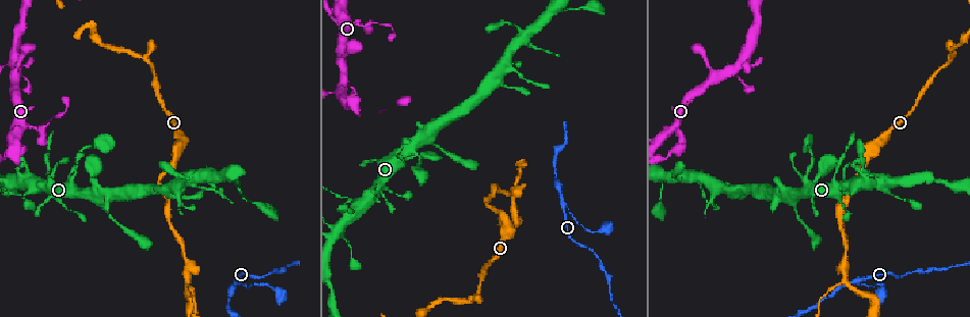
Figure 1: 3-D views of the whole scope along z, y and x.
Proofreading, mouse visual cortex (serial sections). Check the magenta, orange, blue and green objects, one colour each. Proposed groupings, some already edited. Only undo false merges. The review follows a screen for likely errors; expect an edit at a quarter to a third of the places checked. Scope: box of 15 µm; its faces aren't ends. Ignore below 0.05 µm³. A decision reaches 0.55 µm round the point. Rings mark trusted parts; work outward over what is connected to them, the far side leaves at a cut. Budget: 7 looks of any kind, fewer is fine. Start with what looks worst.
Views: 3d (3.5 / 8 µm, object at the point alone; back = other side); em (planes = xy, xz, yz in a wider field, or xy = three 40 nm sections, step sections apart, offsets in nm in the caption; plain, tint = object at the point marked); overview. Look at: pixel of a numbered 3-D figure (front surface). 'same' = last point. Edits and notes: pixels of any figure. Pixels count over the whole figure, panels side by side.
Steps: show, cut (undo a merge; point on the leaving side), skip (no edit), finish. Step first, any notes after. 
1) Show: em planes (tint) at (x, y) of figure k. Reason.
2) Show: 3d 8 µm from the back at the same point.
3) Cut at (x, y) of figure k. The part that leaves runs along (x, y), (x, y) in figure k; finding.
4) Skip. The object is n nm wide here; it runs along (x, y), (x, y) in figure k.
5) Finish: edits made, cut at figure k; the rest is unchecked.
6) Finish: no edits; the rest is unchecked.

Show: 3d 8 µm at (859, 282) of figure 1. Branch point.

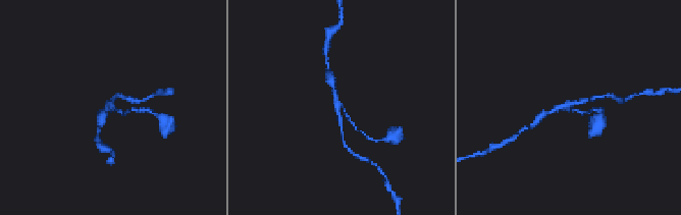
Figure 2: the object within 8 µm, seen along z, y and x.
Show: em planes (tint) at (337, 107) of figure 2. 3 arms meet here; the arms are 100, 150, 200 nm wide; need the tissue.

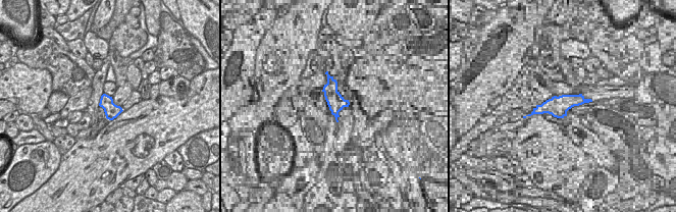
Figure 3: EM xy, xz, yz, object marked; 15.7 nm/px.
Skip. The object is 240 nm wide here; all the same cell.

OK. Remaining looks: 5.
Show: 3d 3.5 µm at (335, 21) of figure 1. Side arm on a straight run.

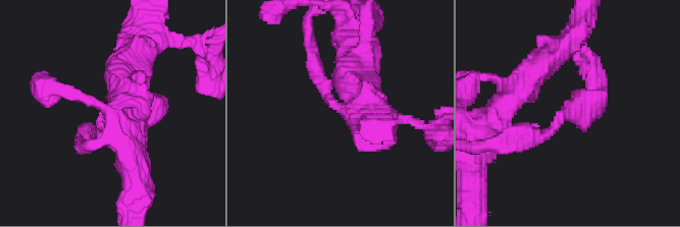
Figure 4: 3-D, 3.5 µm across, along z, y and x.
Show: em xy step 3 (tint) at (562, 116) of figure 4.

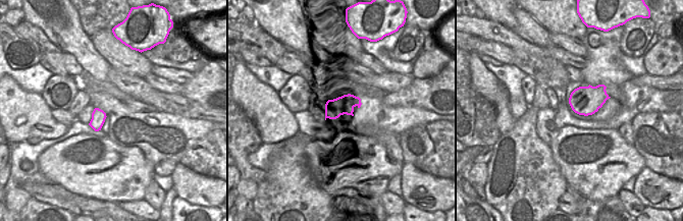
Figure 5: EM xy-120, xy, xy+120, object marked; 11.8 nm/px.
Skip. The object is 220 nm wide here; it runs along (351, 62), (325, 94), (391, 143) in figure 4; all the same cell.

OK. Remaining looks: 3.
Show: 3d 3.5 µm from the back at (842, 281) of figure 1. Three-way junction.

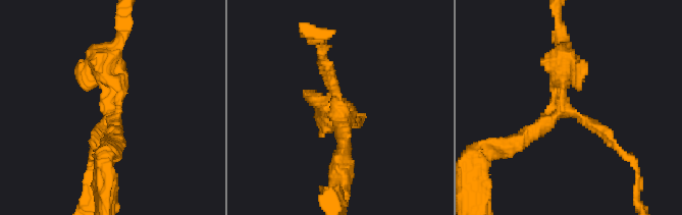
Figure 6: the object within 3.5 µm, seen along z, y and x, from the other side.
Show: em xy step 2 (tint) at (564, 111) of figure 6.

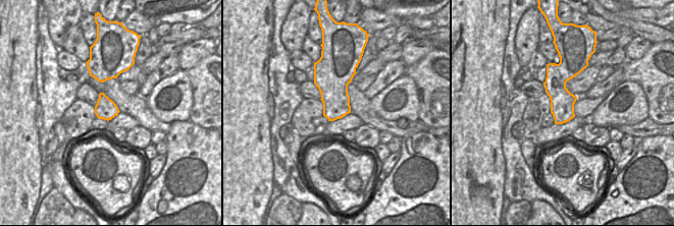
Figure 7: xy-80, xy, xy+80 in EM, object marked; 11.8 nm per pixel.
Show: em xy step 5 (tint) at the same point. Another direction.

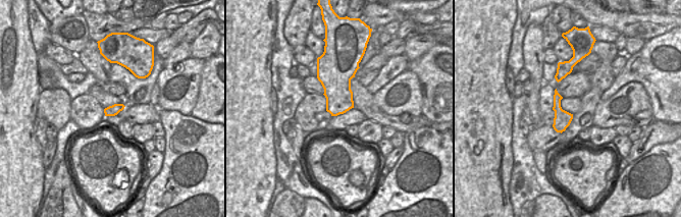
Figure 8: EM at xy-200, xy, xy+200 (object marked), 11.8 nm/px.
Skip. 3 arms meet here; it runs along (563, 48), (563, 110), (508, 145) in figure 6; one cell here.

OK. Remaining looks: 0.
Finish: no edits; the rest is unchecked.

